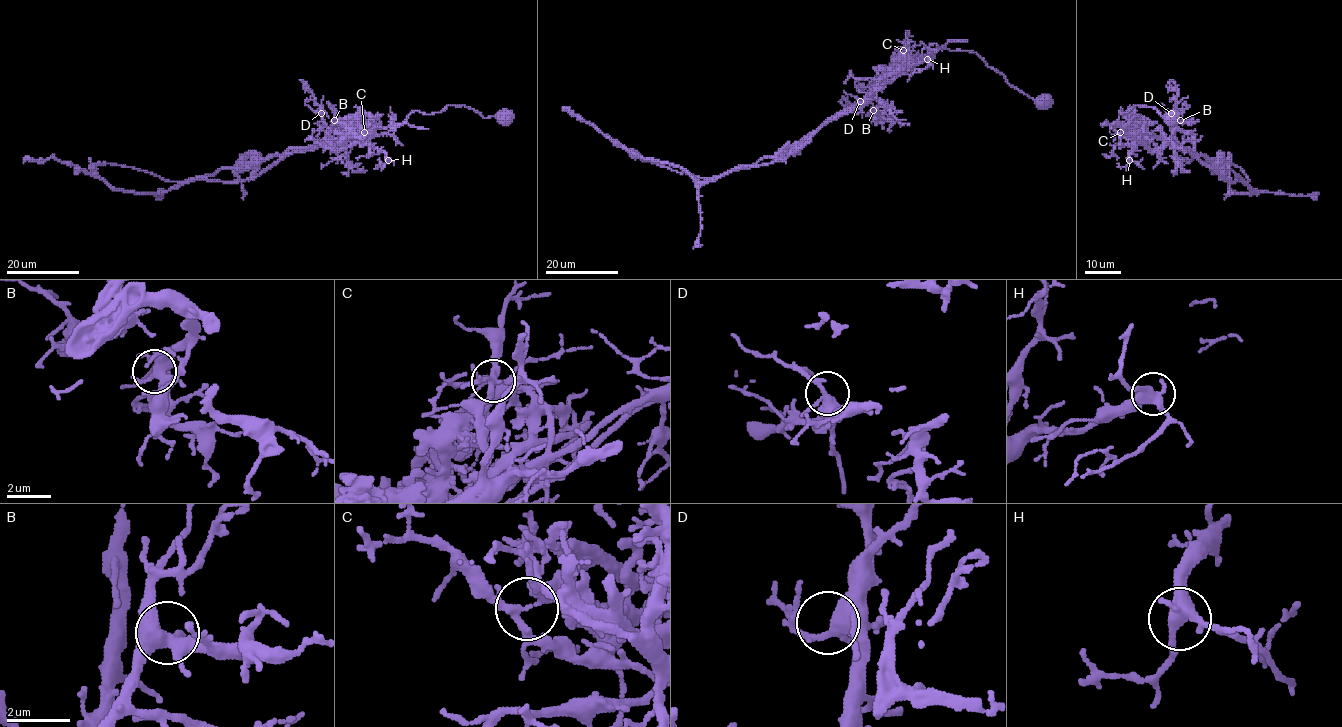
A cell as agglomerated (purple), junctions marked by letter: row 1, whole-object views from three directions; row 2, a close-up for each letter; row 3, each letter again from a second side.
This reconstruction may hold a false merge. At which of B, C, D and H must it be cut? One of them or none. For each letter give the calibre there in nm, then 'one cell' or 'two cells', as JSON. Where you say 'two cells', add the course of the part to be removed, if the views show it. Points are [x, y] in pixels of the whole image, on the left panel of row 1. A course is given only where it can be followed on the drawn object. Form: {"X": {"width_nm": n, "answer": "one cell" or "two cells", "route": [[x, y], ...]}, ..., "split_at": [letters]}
{"B": {"width_nm": 480, "answer": "one cell"}, "C": {"width_nm": 280, "answer": "two cells", "route": [[364, 133], [353, 130], [319, 144], [292, 147], [283, 154], [180, 182], [111, 164], [94, 166], [98, 174]]}, "D": {"width_nm": 360, "answer": "one cell"}, "H": {"width_nm": 440, "answer": "one cell"}, "split_at": ["C"]}

